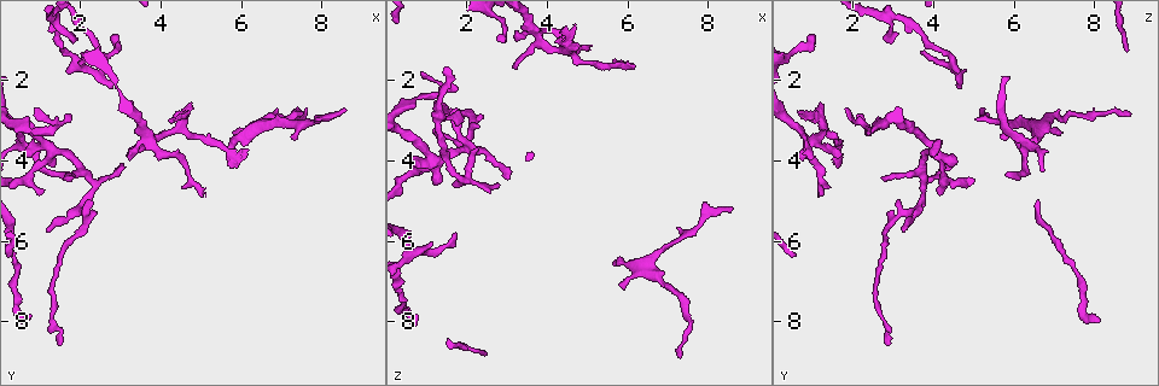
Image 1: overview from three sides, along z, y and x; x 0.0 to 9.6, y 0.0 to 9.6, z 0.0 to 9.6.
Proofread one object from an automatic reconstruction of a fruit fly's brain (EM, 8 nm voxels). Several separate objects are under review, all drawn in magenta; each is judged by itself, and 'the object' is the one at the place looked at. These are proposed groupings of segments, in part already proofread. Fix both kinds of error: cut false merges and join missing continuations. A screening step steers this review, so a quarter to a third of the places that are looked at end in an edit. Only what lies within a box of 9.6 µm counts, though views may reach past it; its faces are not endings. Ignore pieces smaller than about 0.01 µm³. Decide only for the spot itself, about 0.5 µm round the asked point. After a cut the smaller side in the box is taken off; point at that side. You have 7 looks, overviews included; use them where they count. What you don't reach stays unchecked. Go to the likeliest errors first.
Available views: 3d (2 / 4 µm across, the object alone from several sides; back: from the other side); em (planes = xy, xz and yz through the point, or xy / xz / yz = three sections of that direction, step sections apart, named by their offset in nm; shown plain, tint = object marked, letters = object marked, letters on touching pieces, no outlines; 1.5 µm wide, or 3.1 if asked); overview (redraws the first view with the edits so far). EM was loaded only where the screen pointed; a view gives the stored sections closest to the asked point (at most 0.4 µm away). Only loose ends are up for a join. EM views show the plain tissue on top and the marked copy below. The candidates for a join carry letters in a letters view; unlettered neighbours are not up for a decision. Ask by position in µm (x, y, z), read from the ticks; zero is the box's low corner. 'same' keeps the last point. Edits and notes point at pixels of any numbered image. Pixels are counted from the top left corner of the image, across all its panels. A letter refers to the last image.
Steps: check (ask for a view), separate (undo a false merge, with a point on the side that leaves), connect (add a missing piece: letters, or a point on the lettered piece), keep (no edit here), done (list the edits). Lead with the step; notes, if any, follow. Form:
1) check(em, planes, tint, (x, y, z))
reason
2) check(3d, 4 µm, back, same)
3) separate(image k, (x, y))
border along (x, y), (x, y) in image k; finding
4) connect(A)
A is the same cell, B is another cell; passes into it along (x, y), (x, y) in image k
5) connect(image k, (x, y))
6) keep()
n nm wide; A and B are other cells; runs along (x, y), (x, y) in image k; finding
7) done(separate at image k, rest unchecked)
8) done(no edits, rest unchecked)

check(em, xy, step 8, letters, (4.50, 3.15, 1.25))
abrupt turn

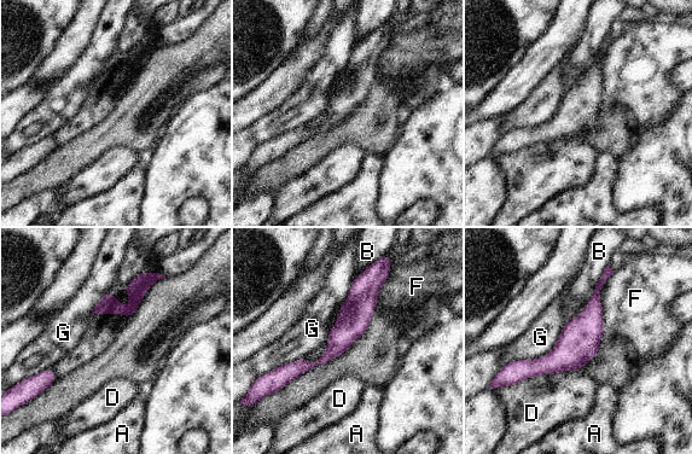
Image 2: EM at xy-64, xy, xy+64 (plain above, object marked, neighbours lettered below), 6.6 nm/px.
check(em, planes, letters, same)
cut it another way

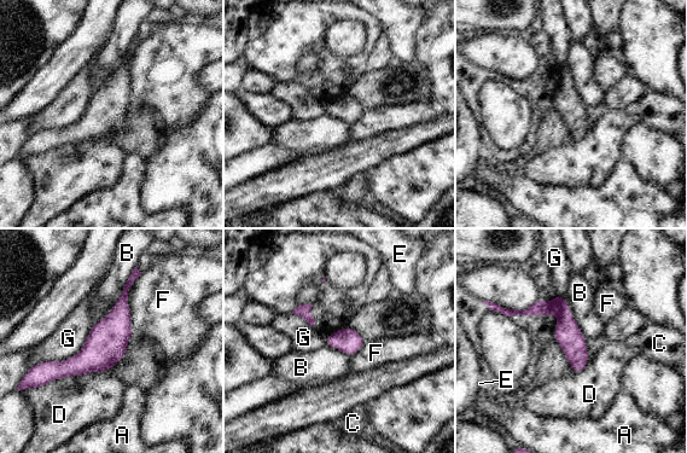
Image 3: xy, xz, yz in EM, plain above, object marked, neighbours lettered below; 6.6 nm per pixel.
keep()
A, B, C, D, E, F and G are other cells; border along (135, 266), (111, 312), (93, 325) in image 3; all the same cell

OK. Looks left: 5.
check(3d, 2 µm, (8.50, 2.70, 5.20))
end of a long branch

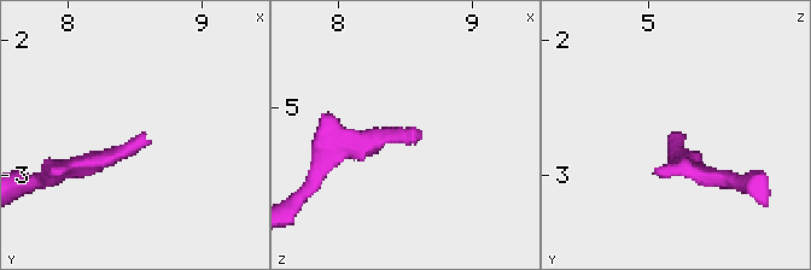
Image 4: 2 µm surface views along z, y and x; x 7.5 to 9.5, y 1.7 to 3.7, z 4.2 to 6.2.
check(em, planes, letters, (8.58, 2.68, 5.22))
now the EM

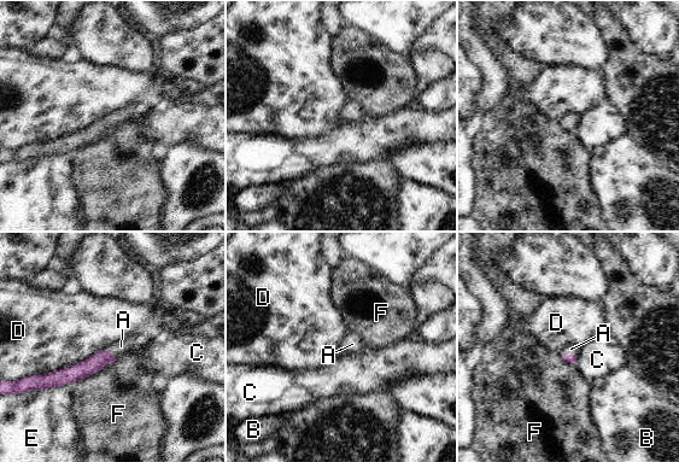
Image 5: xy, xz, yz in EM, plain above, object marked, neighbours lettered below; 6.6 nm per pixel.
connect(A)
D touches over 550 nm; A is the same cell, B, C, D, E and F are other cells; it goes on there

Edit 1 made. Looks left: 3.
check(em, planes, letters, (5.00, 4.80, 1.20))
tapers out

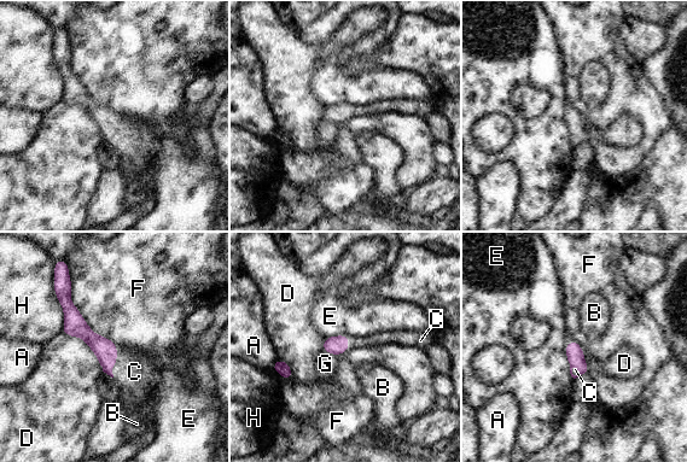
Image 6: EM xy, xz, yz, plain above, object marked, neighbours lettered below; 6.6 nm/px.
connect(C)
120 nm wide; F touches over 440 nm; C is the same cell, A, B, D, E, F, G and H are other cells; the cell continues

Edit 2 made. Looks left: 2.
done(connect at image 5, connect at image 6, rest unchecked)

